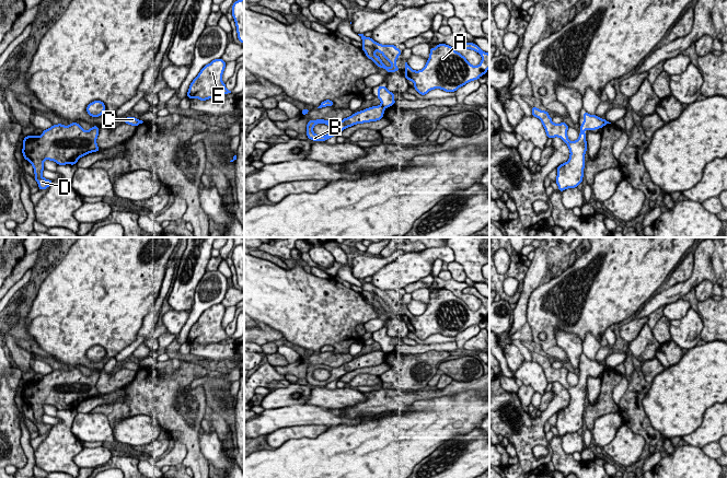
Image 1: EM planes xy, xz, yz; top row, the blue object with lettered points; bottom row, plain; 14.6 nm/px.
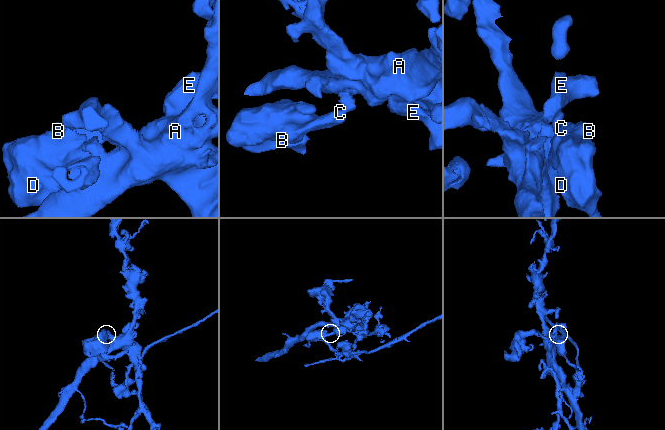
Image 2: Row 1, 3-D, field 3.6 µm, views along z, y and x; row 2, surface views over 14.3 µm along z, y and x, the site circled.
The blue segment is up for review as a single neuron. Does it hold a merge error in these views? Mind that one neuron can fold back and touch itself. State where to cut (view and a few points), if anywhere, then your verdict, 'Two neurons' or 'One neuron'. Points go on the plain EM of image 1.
Split along xz (380, 350), (384, 352). Two neurons

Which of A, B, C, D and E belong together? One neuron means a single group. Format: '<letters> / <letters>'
A E / B C D

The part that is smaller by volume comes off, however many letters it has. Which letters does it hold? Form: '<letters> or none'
B, C, D

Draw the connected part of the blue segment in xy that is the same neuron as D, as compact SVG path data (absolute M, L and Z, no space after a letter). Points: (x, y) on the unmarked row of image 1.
M72 368L69 371L54 370L44 375L41 382L24 382L22 398L33 410L39 435L46 434L53 428L42 421L44 406L54 406L58 410L77 409L80 403L100 396L96 389L99 376L97 371L85 376L79 369Z

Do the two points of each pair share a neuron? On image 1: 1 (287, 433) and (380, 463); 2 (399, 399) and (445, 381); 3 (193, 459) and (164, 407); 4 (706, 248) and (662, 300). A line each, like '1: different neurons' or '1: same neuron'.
1: different neurons
2: different neurons
3: same neuron
4: same neuron

